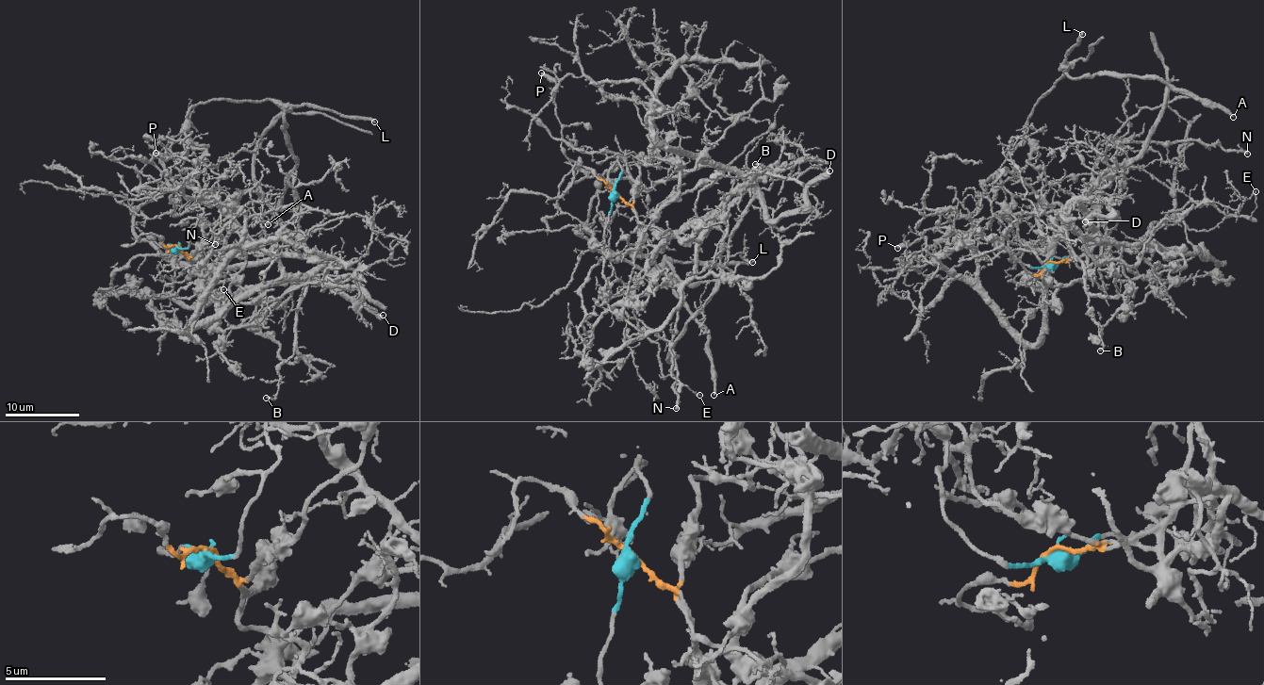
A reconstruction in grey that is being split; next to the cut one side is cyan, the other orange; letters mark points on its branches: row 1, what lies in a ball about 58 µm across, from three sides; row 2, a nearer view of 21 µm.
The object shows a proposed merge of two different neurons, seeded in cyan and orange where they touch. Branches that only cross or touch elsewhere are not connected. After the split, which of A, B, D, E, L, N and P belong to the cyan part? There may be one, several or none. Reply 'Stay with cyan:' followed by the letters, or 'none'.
Stay with cyan: A, L, P

